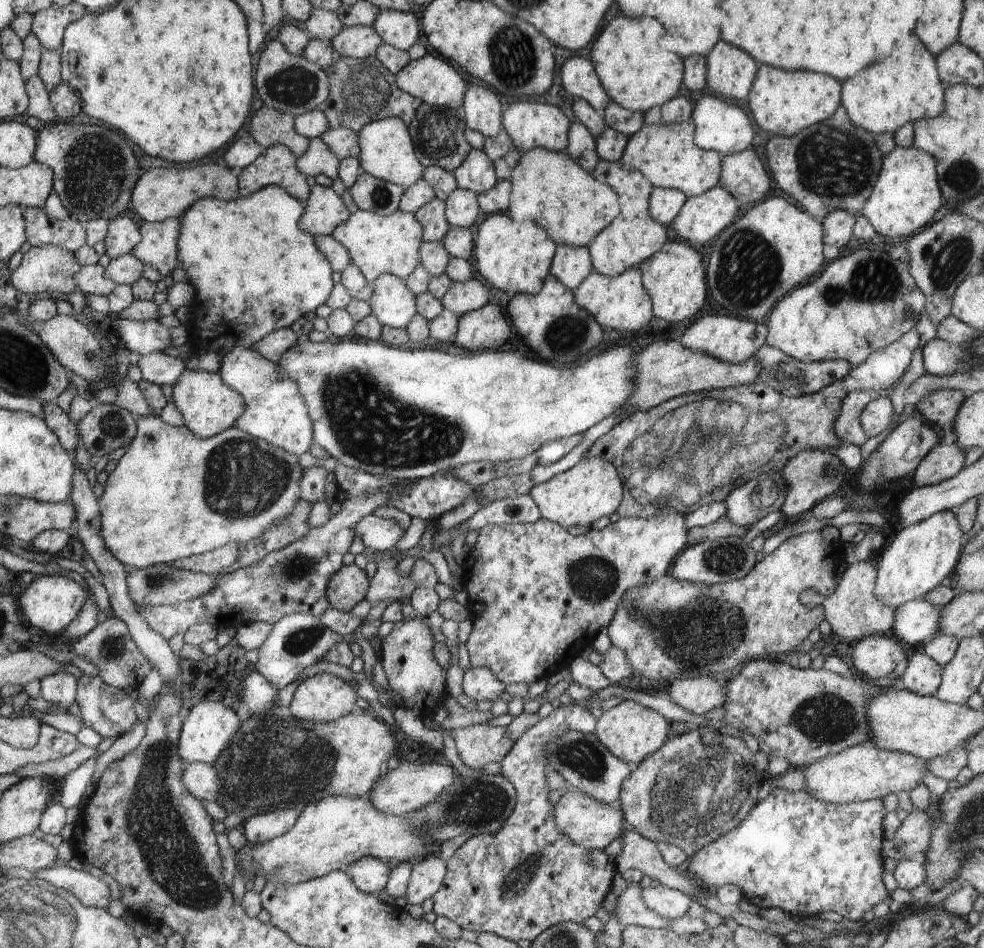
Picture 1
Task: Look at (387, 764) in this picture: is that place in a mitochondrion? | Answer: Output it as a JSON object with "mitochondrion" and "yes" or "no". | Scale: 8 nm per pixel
{"mitochondrion":"no"}

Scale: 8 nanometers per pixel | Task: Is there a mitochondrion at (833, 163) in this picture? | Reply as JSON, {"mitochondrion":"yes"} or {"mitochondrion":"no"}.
{"mitochondrion":"yes"}

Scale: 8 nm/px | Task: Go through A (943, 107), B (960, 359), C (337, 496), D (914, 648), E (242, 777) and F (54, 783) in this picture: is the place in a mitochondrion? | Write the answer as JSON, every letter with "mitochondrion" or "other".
{"A":"other","B":"mitochondrion","C":"other","D":"other","E":"mitochondrion","F":"other"}

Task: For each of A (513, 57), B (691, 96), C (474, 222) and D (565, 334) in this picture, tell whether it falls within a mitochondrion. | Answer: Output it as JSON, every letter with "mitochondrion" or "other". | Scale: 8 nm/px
{"A":"mitochondrion","B":"other","C":"other","D":"mitochondrion"}

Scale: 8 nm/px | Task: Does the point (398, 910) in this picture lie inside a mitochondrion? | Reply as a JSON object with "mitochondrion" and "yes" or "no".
{"mitochondrion":"no"}

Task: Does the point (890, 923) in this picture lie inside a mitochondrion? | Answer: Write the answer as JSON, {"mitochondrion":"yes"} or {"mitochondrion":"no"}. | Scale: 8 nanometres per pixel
{"mitochondrion":"no"}

